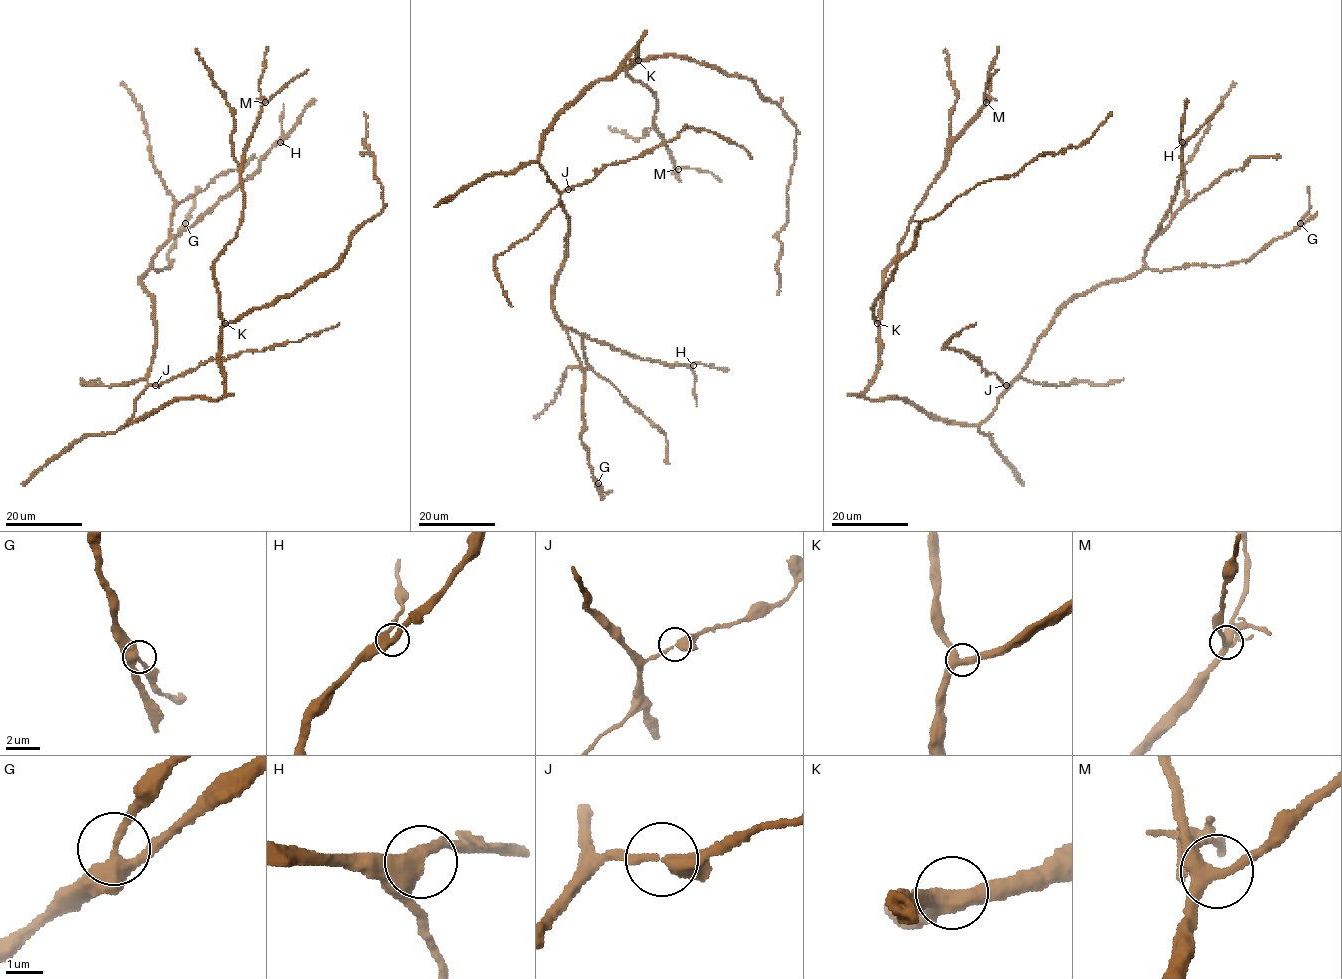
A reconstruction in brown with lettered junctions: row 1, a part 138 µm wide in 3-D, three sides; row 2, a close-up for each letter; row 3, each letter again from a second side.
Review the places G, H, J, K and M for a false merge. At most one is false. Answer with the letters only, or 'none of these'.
none of these

